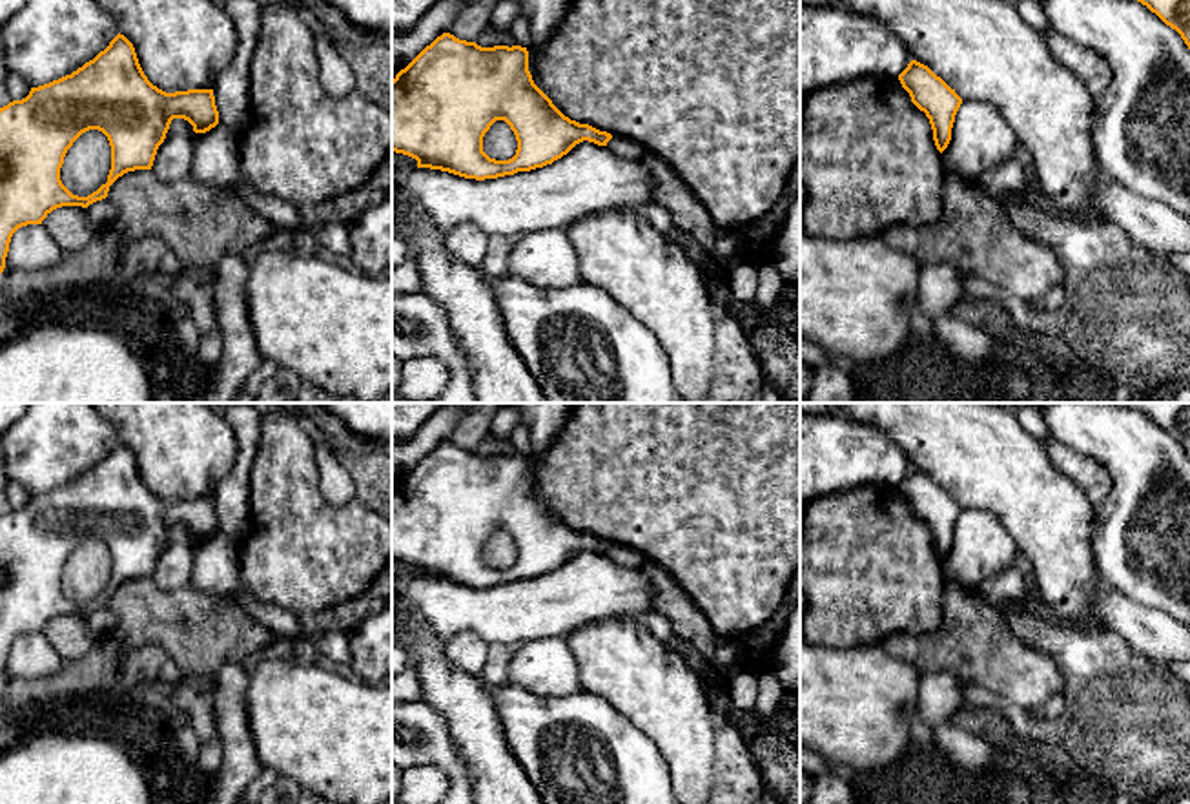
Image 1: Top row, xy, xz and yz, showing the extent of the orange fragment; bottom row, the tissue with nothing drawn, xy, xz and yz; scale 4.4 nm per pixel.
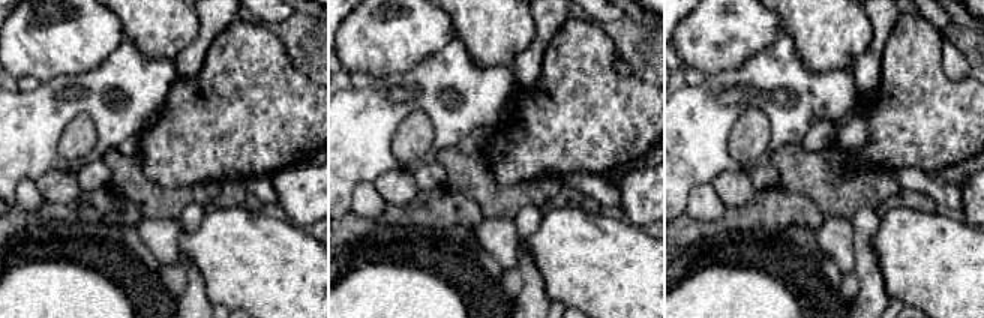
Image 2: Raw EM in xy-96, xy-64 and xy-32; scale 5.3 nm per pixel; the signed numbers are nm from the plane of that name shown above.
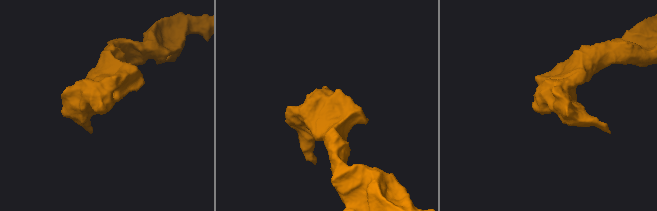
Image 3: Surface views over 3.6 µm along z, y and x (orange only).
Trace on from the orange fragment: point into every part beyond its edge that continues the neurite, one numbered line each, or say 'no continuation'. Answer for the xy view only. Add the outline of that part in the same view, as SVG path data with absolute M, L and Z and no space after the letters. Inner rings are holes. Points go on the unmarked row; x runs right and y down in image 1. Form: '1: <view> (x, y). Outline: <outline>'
no continuation

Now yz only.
no continuation

